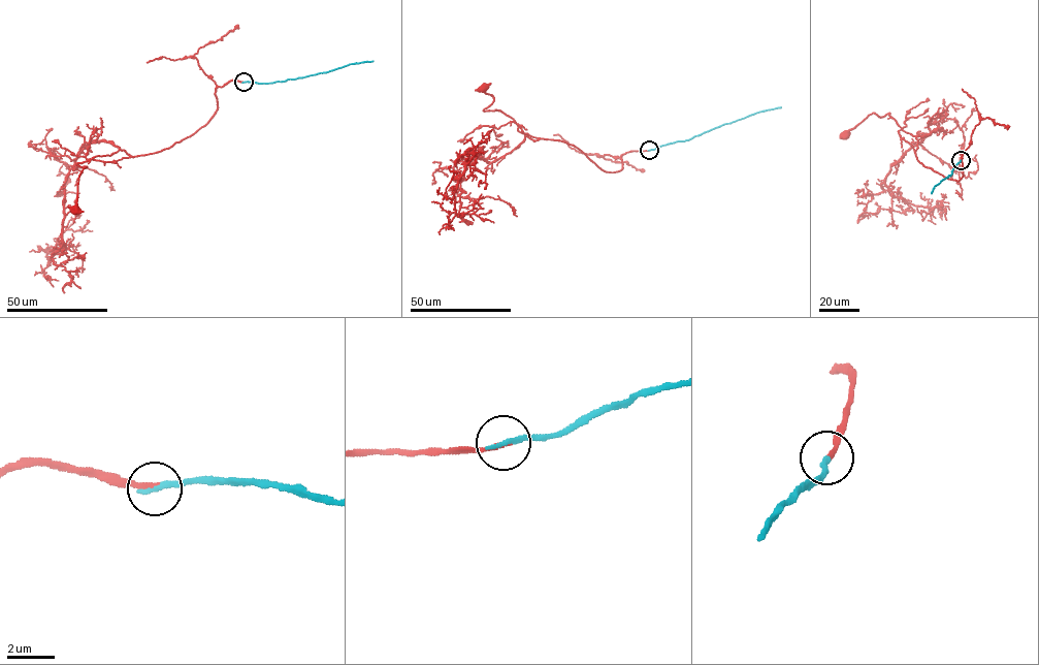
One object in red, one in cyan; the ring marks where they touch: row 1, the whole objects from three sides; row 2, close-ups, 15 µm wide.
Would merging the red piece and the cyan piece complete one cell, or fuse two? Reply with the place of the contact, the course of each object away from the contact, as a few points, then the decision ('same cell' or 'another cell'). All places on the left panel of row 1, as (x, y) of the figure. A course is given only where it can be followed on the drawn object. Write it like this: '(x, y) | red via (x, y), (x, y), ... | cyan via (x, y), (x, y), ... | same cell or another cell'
(244, 82) | red via (244, 82), (216, 88), (214, 116), (169, 147), (132, 156), (119, 150), (77, 163), (87, 167), (75, 210) | cyan via (244, 82), (285, 81), (372, 61) | same cell

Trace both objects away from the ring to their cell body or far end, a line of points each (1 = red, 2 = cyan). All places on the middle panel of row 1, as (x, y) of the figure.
1: (649, 150), (604, 170), (575, 147), (533, 140), (499, 111), (484, 111), (493, 100), (483, 89)
2: (649, 150), (685, 140), (758, 112), (781, 106)

